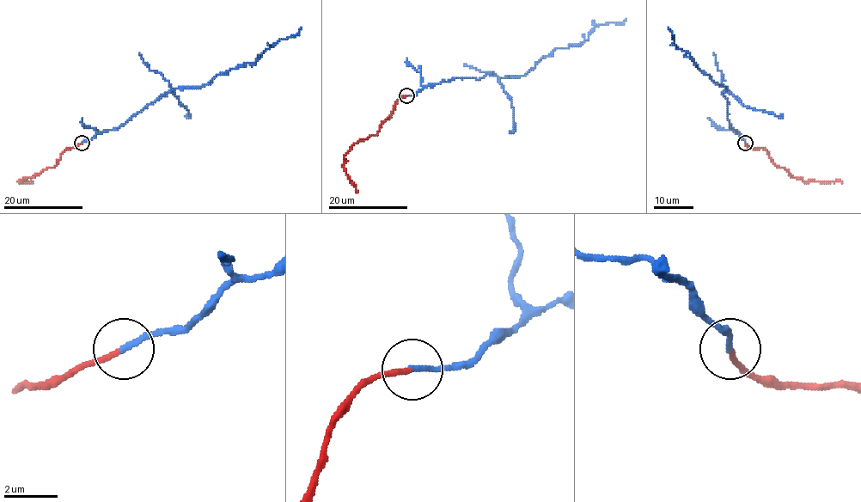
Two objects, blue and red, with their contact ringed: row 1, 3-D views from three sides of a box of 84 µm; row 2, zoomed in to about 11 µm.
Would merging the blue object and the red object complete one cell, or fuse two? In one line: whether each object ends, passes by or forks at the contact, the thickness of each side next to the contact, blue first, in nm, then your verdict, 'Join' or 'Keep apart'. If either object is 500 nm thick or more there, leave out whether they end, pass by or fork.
At the ring blue ends. At the ring red ends. Thickness 220 nm (blue) against 200 nm. Keep apart

